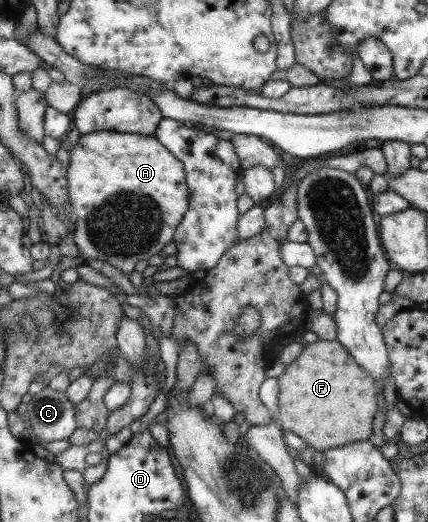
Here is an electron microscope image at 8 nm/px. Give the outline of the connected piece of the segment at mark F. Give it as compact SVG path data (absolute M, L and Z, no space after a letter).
M336 340L306 343L297 359L286 365L276 378L279 388L276 421L282 430L293 432L316 451L366 441L376 412L377 388L372 375L356 364Z

